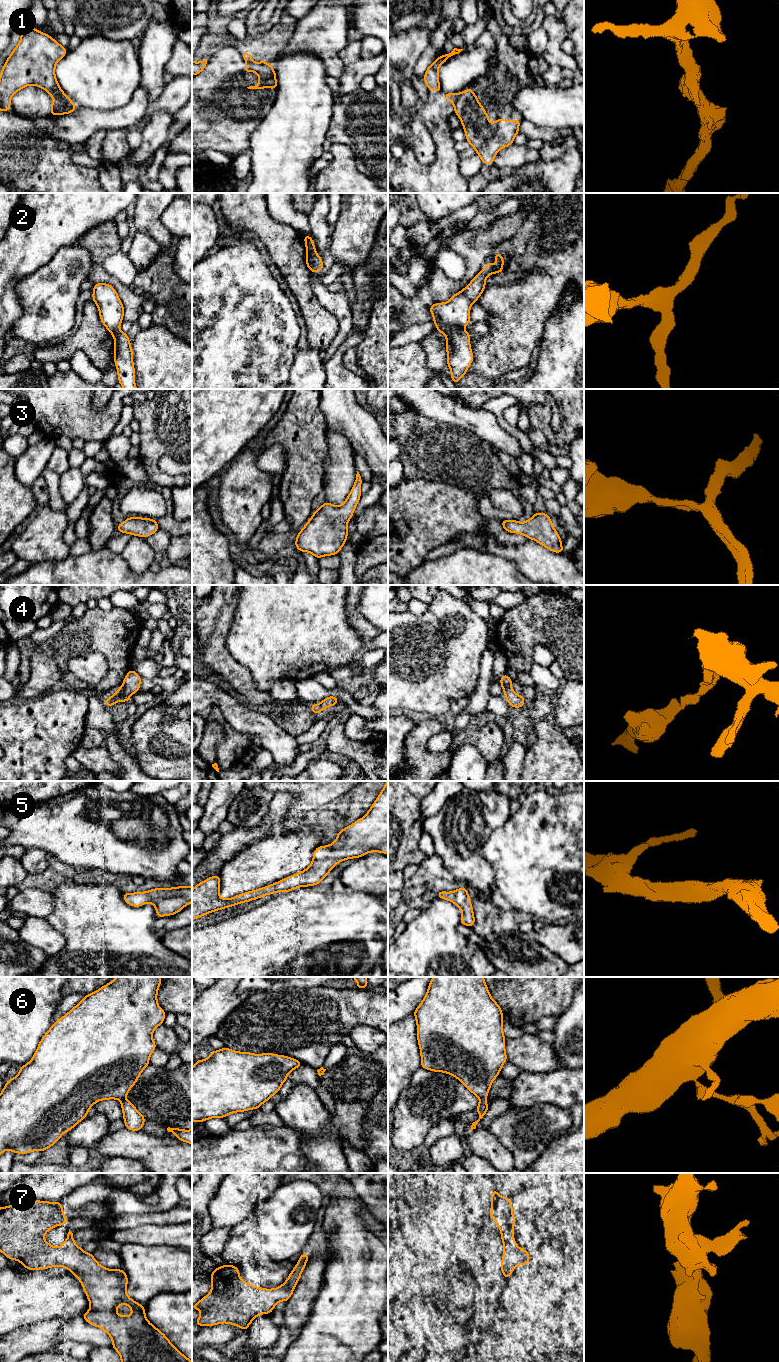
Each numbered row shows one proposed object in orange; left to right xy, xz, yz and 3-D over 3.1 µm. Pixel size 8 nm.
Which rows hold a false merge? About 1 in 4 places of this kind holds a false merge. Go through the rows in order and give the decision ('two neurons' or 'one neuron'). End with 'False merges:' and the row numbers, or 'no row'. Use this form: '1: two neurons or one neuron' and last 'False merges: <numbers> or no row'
1: two neurons
2: two neurons
3: one neuron
4: one neuron
5: one neuron
6: one neuron
7: one neuron
False merges: 1, 2

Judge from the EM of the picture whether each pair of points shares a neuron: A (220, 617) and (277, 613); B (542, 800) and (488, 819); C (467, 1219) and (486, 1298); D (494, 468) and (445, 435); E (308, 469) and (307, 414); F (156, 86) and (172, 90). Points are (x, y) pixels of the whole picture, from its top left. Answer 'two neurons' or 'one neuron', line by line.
A: two neurons
B: two neurons
C: two neurons
D: one neuron
E: one neuron
F: two neurons

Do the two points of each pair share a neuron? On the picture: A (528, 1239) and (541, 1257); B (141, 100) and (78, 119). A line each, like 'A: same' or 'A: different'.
A: different
B: same

